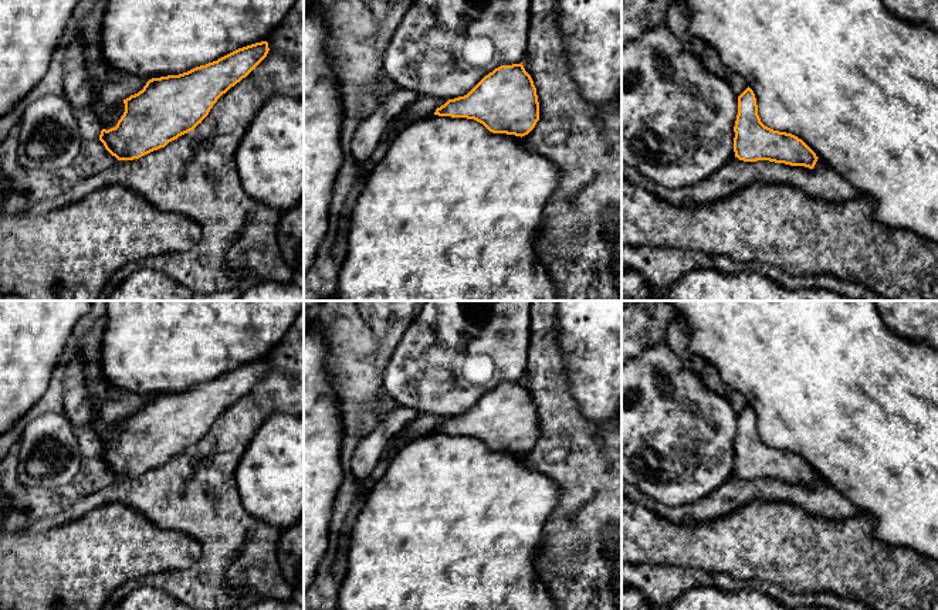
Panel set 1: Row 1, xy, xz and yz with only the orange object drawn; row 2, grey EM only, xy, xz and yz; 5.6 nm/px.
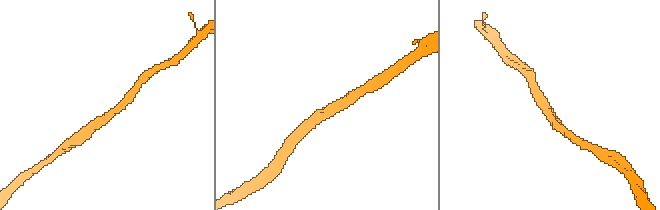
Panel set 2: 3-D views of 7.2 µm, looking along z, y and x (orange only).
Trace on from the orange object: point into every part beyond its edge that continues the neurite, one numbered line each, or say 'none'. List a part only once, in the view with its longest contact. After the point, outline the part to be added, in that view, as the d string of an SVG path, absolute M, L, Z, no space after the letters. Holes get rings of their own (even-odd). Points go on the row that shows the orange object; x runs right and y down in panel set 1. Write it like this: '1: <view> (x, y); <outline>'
none

